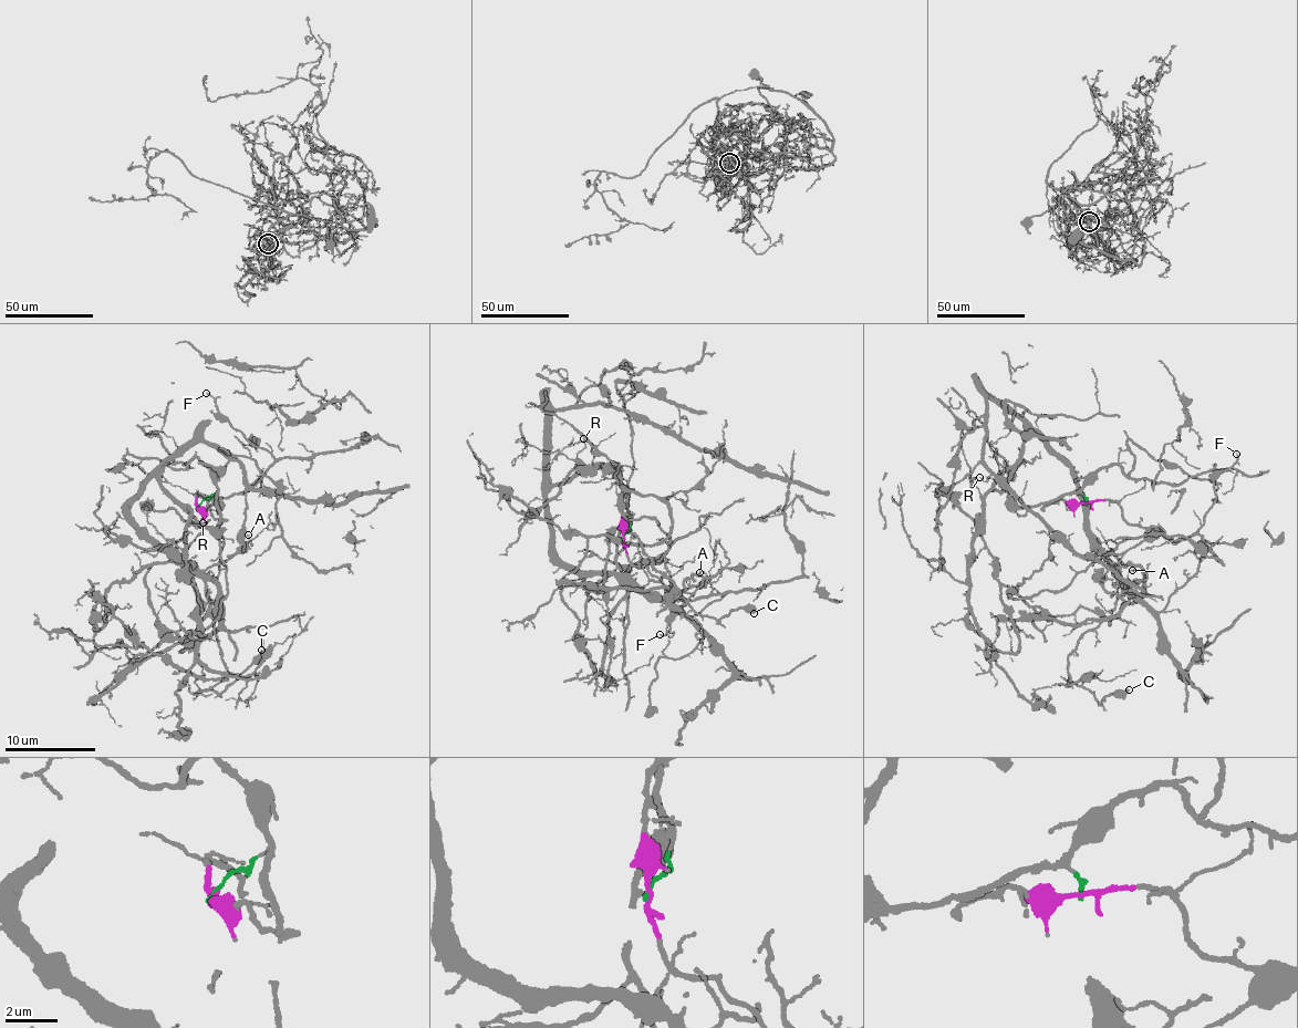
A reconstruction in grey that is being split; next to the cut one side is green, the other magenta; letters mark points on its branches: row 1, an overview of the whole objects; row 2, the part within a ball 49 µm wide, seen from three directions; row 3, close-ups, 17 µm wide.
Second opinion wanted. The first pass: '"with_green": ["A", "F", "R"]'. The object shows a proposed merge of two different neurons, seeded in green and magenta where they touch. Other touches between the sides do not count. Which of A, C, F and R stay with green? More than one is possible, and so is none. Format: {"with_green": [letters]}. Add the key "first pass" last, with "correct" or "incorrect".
{"with_green": ["A", "C", "R"], "first pass": "incorrect"}

